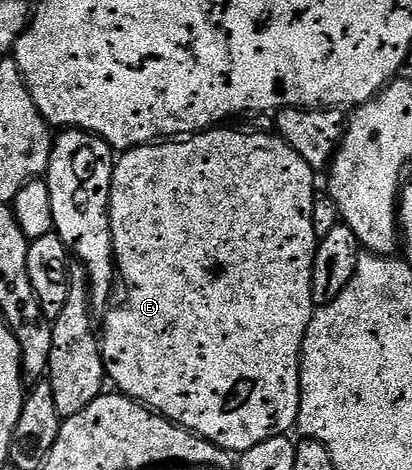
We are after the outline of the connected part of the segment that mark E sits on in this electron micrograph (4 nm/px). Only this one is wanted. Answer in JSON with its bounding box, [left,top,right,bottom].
[100,128,319,452]

